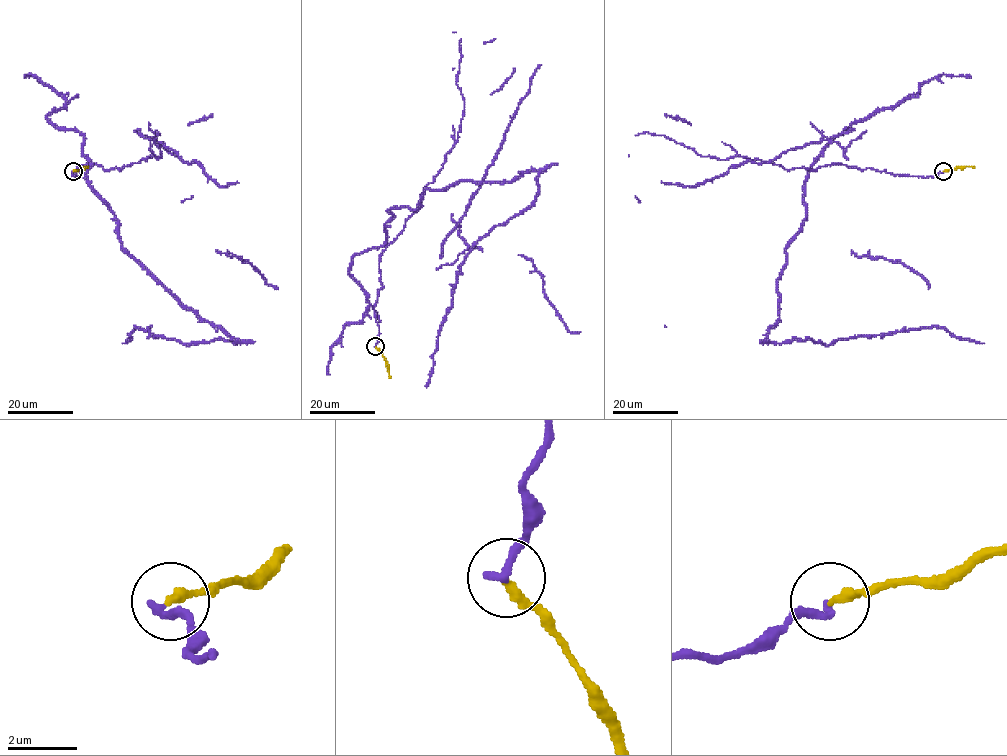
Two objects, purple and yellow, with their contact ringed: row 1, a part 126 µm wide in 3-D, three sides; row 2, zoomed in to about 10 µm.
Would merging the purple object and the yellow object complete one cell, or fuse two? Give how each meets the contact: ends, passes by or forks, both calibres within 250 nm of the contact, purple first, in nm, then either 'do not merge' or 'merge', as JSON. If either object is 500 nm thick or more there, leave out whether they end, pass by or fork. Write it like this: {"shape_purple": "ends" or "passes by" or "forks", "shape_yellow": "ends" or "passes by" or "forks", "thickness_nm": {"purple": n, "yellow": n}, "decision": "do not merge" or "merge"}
{"shape_purple": "ends", "shape_yellow": "ends", "thickness_nm": {"purple": 260, "yellow": 280}, "decision": "do not merge"}

